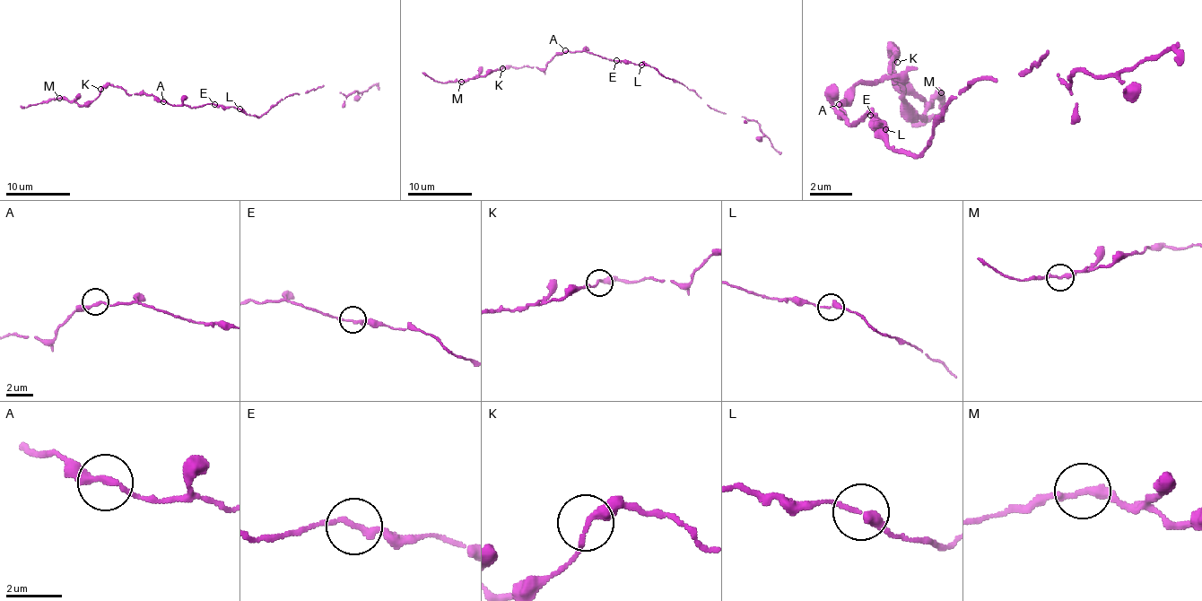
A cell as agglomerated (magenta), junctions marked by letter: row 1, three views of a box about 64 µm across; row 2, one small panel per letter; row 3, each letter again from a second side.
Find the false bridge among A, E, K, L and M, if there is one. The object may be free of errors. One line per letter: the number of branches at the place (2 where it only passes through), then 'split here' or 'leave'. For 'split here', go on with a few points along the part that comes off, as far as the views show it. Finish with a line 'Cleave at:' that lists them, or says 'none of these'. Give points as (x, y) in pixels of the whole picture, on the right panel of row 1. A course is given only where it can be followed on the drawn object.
A: branches 2; leave
E: branches 2; leave
K: branches 2; leave
L: branches 2; leave
M: branches 2; leave
Cleave at: none of these

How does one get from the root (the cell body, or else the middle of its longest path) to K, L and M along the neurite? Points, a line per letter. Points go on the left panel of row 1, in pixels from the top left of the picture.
K: (206, 103), (195, 108), (168, 104), (152, 95), (129, 95), (120, 87), (104, 85), (100, 89)
L: (206, 103), (240, 109)
M: (206, 103), (195, 108), (168, 104), (152, 95), (129, 95), (112, 85), (83, 104), (59, 98)

